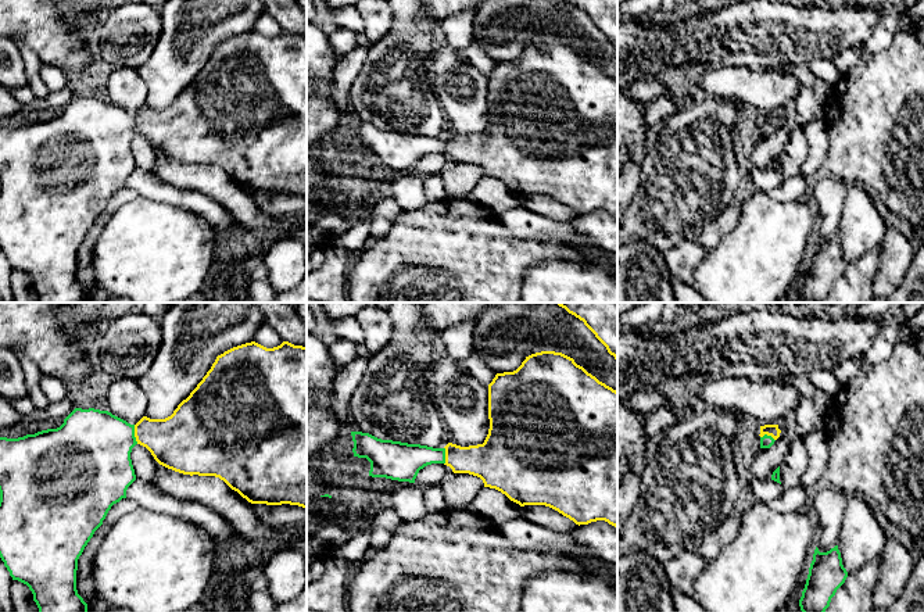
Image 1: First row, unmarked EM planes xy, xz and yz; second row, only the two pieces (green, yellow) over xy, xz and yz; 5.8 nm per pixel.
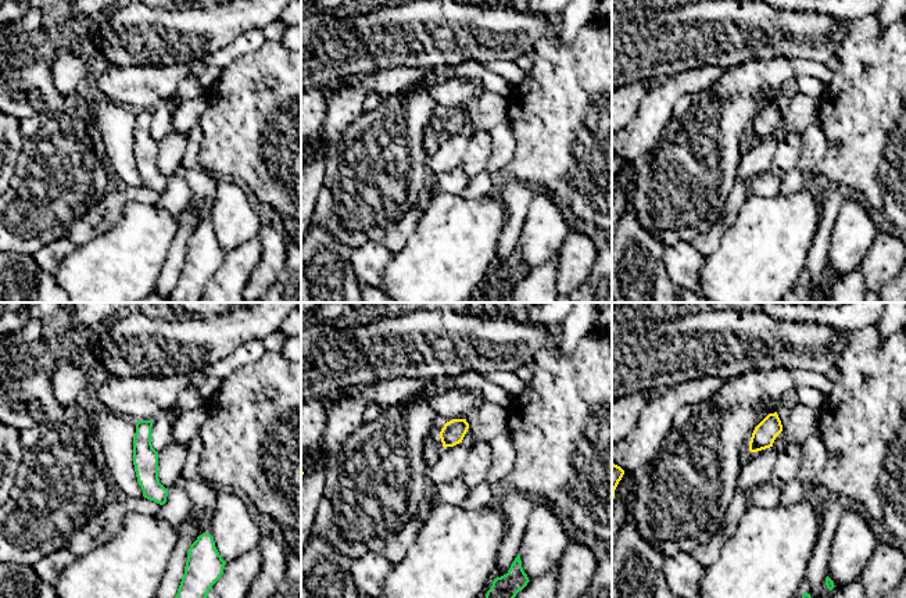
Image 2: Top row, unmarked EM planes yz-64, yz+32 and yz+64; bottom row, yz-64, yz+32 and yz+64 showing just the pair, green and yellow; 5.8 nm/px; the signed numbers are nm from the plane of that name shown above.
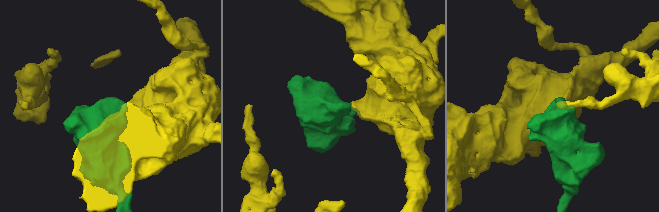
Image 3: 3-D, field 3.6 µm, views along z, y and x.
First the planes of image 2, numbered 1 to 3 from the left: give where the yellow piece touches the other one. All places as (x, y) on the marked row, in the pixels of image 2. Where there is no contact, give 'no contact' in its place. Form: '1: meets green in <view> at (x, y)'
1: no contact
2: no contact
3: no contact

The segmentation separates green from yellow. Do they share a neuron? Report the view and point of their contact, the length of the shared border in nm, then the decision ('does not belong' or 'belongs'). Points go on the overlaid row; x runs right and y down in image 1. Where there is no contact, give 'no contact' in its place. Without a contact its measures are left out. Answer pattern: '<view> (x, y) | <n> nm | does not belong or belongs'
xy (133, 435) | 110 nm | belongs

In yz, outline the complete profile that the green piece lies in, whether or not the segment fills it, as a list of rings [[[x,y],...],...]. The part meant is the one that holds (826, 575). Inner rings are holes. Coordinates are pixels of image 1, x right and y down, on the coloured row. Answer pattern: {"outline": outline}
{"outline": [[[838,545],[827,552],[816,547],[799,606],[802,612],[825,612],[848,572],[842,565]]]}

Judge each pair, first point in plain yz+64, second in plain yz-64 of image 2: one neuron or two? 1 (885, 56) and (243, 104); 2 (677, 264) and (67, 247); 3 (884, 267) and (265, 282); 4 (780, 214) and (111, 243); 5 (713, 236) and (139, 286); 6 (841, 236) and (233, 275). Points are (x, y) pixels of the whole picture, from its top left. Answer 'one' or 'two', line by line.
1: one
2: one
3: one
4: one
5: two
6: two

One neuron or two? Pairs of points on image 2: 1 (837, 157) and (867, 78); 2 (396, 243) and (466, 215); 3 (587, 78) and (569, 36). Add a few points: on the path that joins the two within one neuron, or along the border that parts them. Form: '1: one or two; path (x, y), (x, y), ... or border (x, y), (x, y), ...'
1: one; path (856, 138), (867, 126), (867, 97)
2: two; border (422, 217), (418, 228), (405, 244), (391, 254)
3: two; border (594, 18), (579, 31), (569, 45), (558, 43)

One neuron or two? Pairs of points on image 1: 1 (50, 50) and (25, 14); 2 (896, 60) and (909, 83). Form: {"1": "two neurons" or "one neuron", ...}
{"1": "one neuron", "2": "one neuron"}

